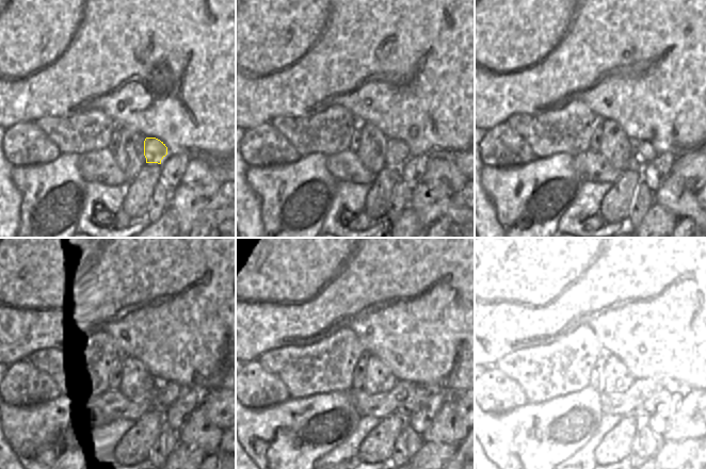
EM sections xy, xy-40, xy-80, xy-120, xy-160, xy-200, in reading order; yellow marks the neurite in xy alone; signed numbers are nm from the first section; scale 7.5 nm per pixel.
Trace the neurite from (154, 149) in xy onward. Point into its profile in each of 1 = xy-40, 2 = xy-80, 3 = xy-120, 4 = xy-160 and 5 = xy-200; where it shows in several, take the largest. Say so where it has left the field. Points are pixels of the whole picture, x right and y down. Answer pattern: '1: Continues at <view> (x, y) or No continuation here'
1: Continues at xy-40 (397, 151)
2: Continues at xy-80 (642, 152)
3: Continues at xy-120 (165, 393)
4: Continues at xy-160 (411, 405)
5: Continues at xy-200 (648, 407)

